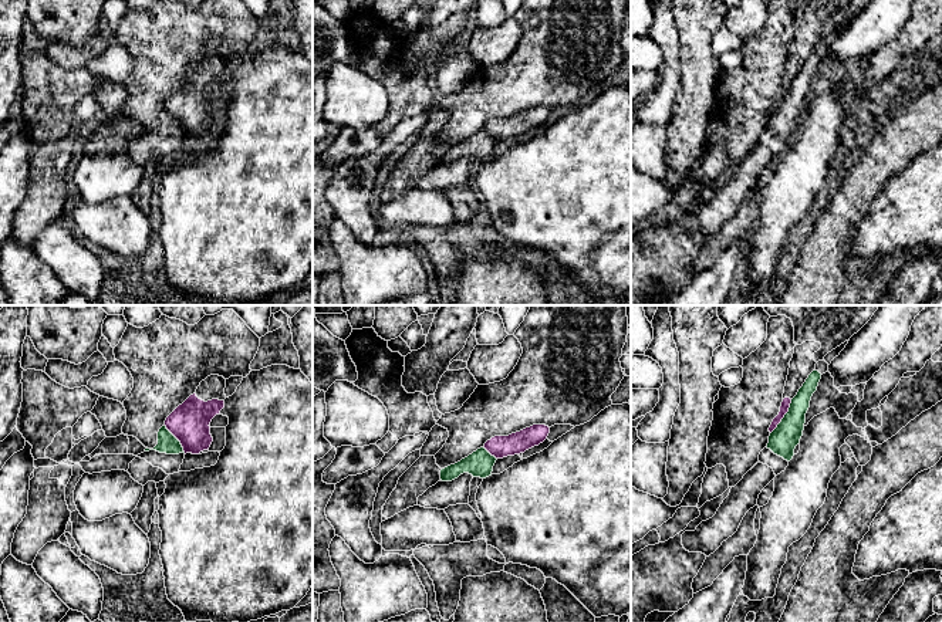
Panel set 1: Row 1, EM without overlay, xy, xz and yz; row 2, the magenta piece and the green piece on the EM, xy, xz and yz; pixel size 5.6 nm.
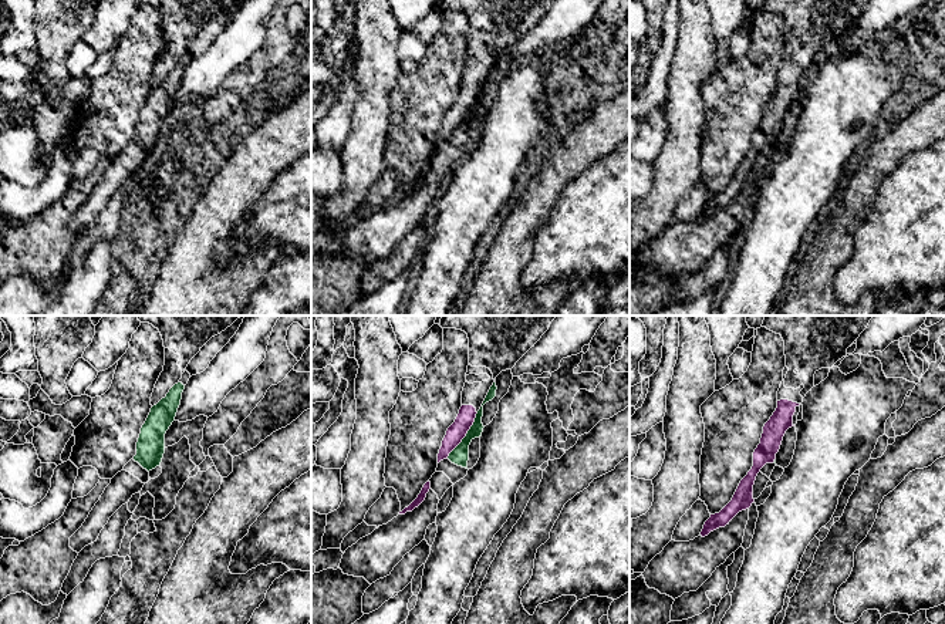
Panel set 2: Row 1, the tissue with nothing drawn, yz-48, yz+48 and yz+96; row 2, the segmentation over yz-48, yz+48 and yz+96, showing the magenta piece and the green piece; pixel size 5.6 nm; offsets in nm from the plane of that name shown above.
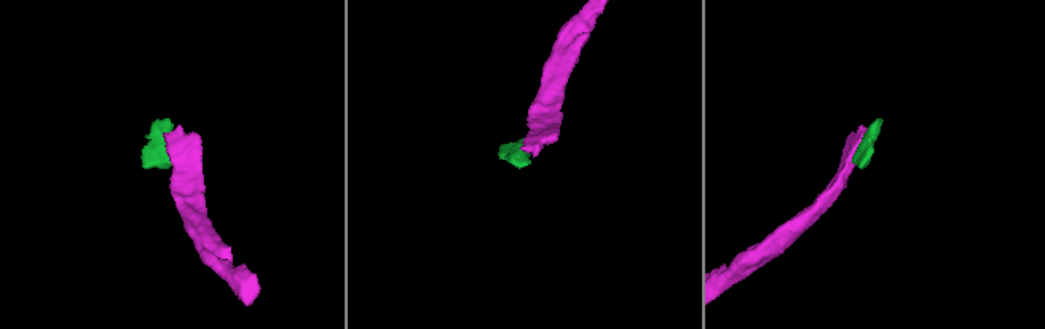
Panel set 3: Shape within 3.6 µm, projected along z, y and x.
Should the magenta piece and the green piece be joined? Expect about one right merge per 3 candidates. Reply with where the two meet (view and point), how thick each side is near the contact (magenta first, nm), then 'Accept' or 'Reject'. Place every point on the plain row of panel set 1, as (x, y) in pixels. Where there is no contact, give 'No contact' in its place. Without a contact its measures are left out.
Touches magenta at yz (783, 98). Thickness 50 nm (magenta) against 160 nm. Reject

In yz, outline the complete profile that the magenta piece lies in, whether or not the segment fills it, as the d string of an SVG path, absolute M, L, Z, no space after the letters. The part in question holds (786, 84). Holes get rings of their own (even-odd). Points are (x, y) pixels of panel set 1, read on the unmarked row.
M790 0L794 9L794 36L790 43L779 97L773 101L772 115L789 94L791 81L797 77L816 45L848 23L871 0Z

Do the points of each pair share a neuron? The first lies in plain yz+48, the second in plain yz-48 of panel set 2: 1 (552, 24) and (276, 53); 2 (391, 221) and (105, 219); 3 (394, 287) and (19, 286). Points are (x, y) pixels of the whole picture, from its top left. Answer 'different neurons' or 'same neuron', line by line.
1: different neurons
2: different neurons
3: different neurons

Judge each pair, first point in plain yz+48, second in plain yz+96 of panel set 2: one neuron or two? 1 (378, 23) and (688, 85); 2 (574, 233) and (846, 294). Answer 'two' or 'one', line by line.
1: one
2: one

